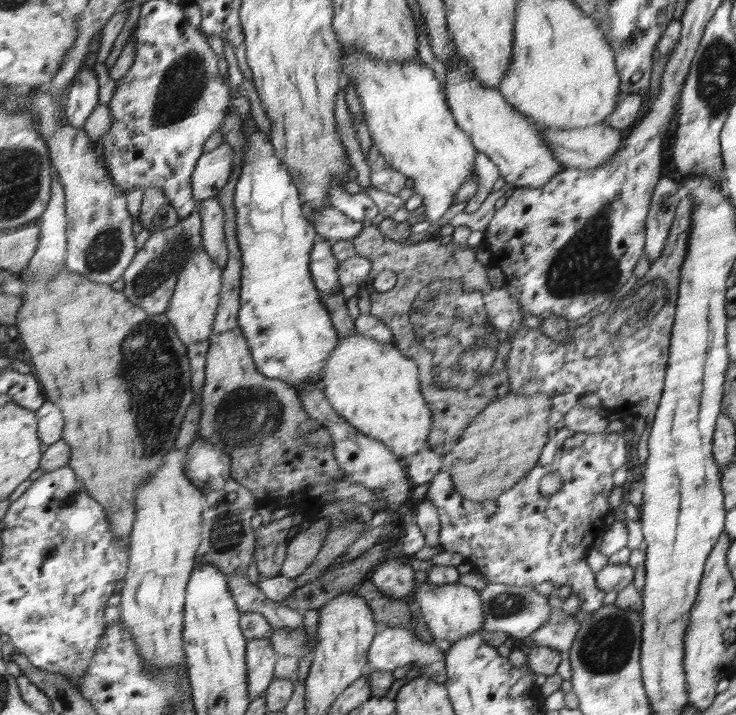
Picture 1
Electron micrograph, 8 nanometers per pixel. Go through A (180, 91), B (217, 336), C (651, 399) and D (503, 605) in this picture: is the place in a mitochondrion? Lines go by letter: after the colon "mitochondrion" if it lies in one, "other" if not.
A: mitochondrion
B: other
C: other
D: mitochondrion

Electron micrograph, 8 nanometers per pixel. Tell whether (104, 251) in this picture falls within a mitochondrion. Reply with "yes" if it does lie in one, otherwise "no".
yes

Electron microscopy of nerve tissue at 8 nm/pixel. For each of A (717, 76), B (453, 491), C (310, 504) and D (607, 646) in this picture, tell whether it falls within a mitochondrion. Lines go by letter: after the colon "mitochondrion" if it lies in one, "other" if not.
A: mitochondrion
B: other
C: other
D: mitochondrion

